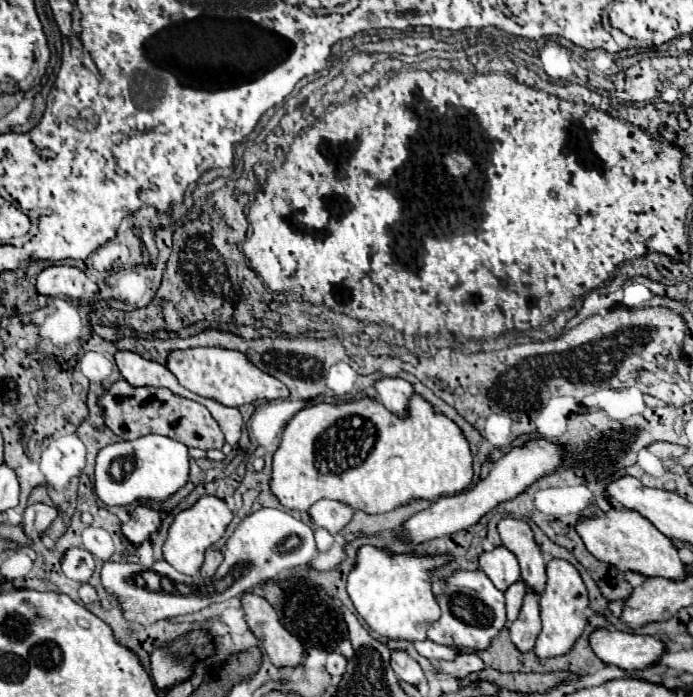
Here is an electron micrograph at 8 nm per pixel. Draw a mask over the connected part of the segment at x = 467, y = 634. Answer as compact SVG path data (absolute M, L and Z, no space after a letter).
M460 570L452 578L448 578L444 594L438 596L438 604L442 608L442 616L428 628L428 638L436 644L484 650L490 640L506 626L504 592L500 592L482 570Z

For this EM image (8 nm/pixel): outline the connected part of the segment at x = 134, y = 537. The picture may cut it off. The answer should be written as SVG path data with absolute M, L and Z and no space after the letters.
M138 504L130 512L130 520L122 524L122 532L132 544L140 544L148 540L150 534L156 532L158 528L160 528L160 514L158 510L148 508L146 504Z

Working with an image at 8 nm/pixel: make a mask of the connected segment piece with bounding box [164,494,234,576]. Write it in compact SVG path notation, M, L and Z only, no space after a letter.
M200 496L194 506L178 512L178 516L174 516L174 522L168 530L168 538L164 542L164 560L174 566L178 572L188 574L188 576L196 576L200 572L200 564L204 562L204 552L218 542L224 532L226 526L232 522L232 510L228 508L228 504L222 498L216 496Z

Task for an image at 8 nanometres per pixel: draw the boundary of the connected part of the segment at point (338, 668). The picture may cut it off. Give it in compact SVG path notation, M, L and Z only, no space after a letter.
M330 650L328 652L328 662L326 662L326 668L332 676L342 676L346 672L346 664L348 660L338 652L338 650Z

